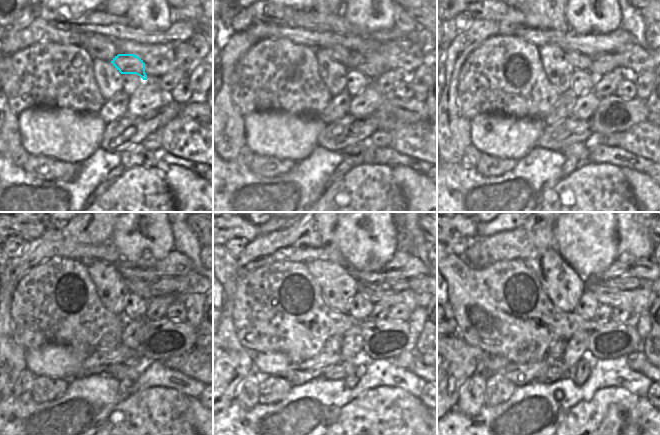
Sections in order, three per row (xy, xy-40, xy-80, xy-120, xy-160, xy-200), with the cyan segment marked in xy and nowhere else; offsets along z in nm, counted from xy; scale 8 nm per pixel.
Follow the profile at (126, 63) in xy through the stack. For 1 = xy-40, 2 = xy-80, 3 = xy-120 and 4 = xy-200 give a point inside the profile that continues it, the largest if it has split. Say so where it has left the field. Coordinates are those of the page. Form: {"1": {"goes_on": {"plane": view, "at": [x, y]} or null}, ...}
{"1": {"goes_on": {"plane": "xy-40", "at": [371, 66]}}, "2": {"goes_on": {"plane": "xy-80", "at": [605, 63]}}, "3": {"goes_on": {"plane": "xy-120", "at": [164, 286]}}, "4": {"goes_on": {"plane": "xy-200", "at": [623, 283]}}}

